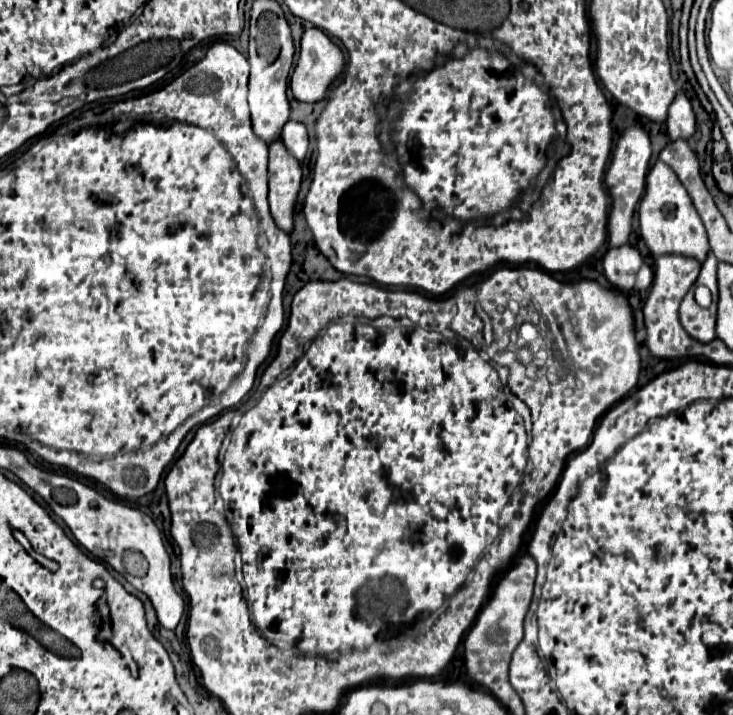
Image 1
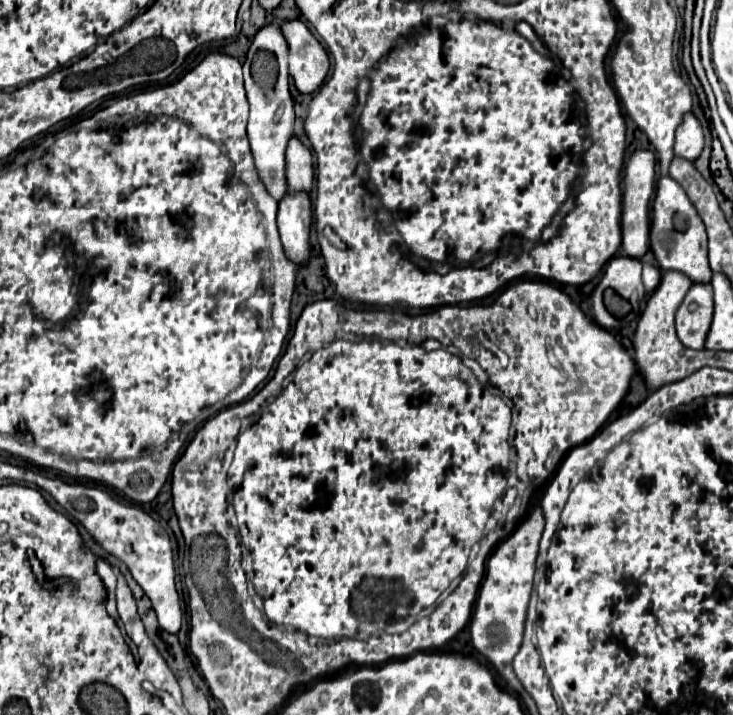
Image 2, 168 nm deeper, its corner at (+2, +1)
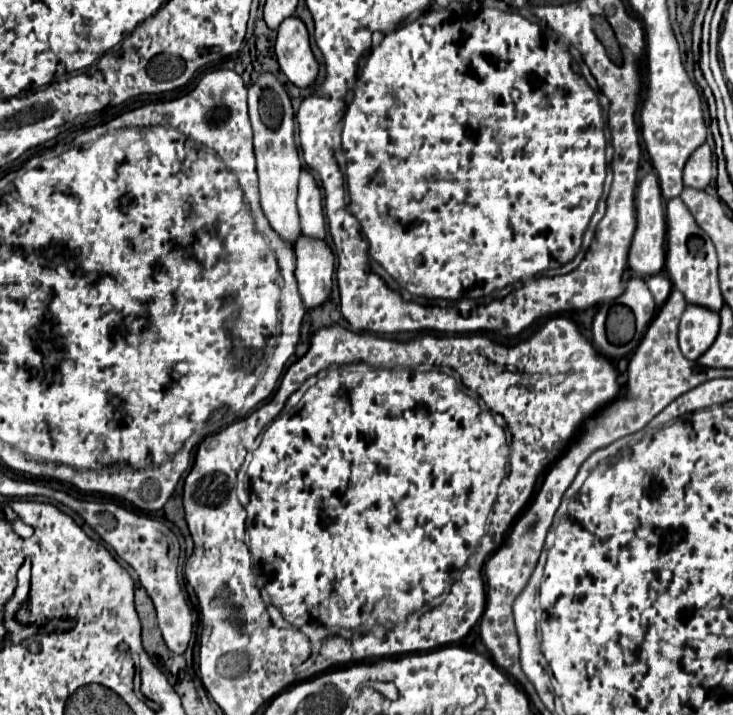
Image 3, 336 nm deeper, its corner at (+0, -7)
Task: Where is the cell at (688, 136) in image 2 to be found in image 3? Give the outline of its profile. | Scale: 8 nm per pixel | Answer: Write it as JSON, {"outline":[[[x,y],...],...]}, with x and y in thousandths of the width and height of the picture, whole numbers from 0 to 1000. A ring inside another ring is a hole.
{"outline":[[[958,201],[936,227],[933,257],[950,266],[963,266],[971,252],[971,210],[966,201]]]}

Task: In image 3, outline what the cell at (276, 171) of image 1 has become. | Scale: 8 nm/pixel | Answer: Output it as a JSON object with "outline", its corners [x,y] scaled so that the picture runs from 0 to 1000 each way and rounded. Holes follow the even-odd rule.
{"outline":[[[407,333],[404,338],[404,389],[409,400],[409,414],[417,434],[431,434],[447,422],[458,364],[453,350],[439,336]]]}

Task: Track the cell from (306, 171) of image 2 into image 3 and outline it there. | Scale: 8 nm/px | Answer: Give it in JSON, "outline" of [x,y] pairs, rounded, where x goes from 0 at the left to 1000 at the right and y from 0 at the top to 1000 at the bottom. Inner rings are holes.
{"outline":[[[412,238],[412,243],[409,243],[407,297],[409,297],[412,324],[426,336],[442,336],[445,319],[442,319],[439,271],[437,271],[437,263],[431,260],[431,255],[420,238]]]}

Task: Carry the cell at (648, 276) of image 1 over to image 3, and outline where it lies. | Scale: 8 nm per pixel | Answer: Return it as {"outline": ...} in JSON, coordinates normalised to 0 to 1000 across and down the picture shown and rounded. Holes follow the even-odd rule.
{"outline":[[[895,383],[895,386],[881,389],[881,397],[884,397],[884,403],[887,403],[887,408],[889,408],[892,420],[895,420],[895,425],[903,428],[909,422],[909,417],[914,414],[914,408],[917,408],[917,394],[909,386]]]}

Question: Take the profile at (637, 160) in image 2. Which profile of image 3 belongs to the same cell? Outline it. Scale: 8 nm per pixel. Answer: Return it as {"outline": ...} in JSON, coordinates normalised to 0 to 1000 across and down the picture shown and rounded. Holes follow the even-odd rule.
{"outline":[[[884,243],[876,249],[868,271],[868,297],[870,297],[870,319],[862,336],[859,358],[857,358],[857,372],[876,383],[879,389],[898,383],[906,375],[909,366],[909,302],[906,302],[906,280],[900,271],[898,249],[892,243]]]}

